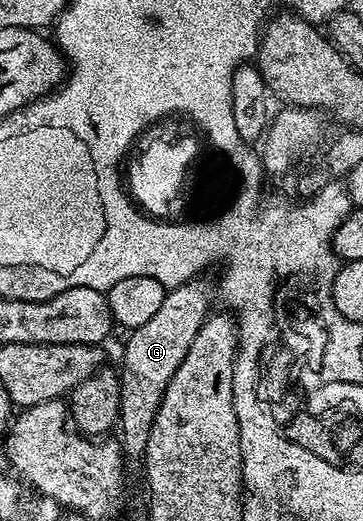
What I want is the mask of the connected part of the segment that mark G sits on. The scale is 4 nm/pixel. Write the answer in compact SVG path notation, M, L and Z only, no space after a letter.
M194 279L168 290L163 303L159 303L159 311L155 311L151 319L140 322L125 345L125 370L120 370L119 373L119 440L126 458L140 458L144 454L147 435L151 435L151 423L155 423L157 408L167 391L167 383L171 383L171 375L179 371L179 363L183 363L187 347L191 347L195 335L199 335L199 327L203 327L205 318L210 316L209 293L200 285L201 283L200 280Z

